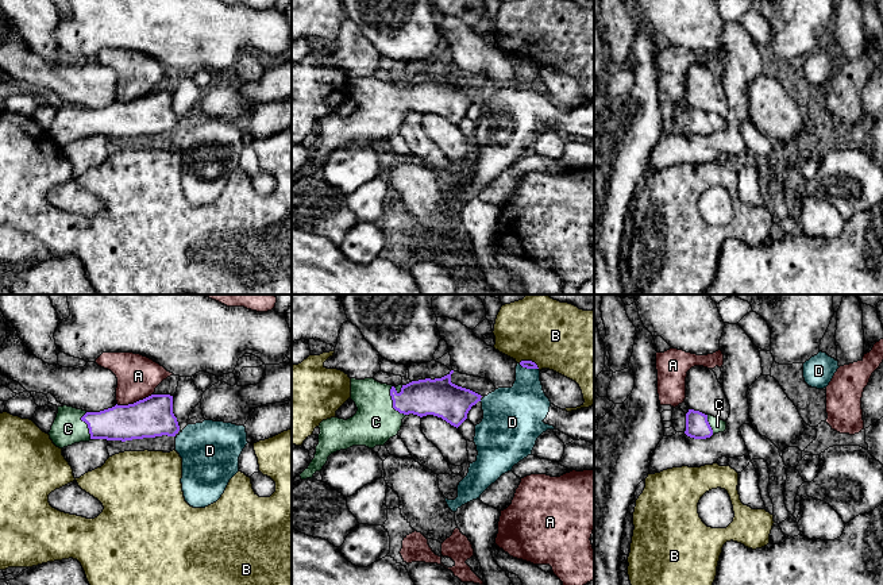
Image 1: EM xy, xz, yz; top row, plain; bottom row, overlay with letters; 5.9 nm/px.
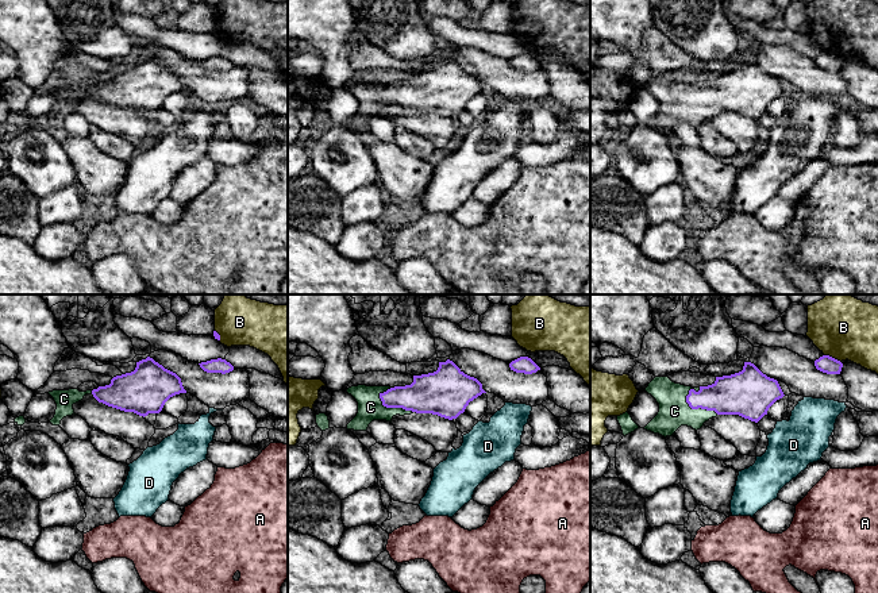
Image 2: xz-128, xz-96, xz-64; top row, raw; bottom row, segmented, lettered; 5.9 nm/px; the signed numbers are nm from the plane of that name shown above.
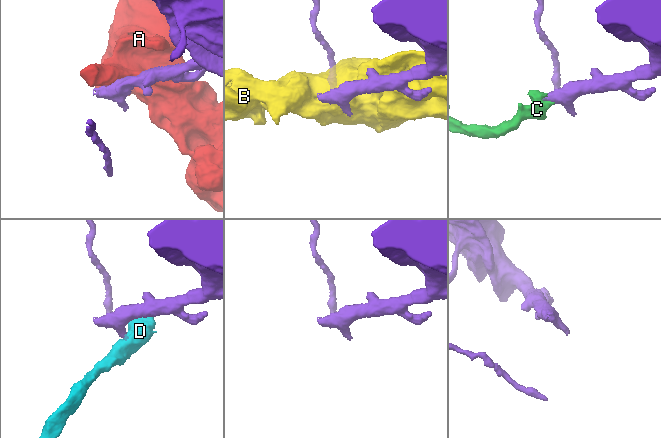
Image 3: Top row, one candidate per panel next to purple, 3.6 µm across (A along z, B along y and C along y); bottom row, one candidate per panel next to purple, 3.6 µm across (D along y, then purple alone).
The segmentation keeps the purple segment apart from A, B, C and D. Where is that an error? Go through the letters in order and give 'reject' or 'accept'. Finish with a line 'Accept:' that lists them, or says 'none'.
A: reject
B: reject
C: accept
D: reject
Accept: C

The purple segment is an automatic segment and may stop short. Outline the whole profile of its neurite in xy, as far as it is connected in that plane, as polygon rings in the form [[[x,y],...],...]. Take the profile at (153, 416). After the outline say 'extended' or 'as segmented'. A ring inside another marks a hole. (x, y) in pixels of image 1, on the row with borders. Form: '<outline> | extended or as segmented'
[[[151,395],[134,404],[116,404],[100,412],[58,407],[49,435],[57,447],[63,449],[92,439],[126,442],[162,435],[176,436],[178,431],[173,396]]] | extended

